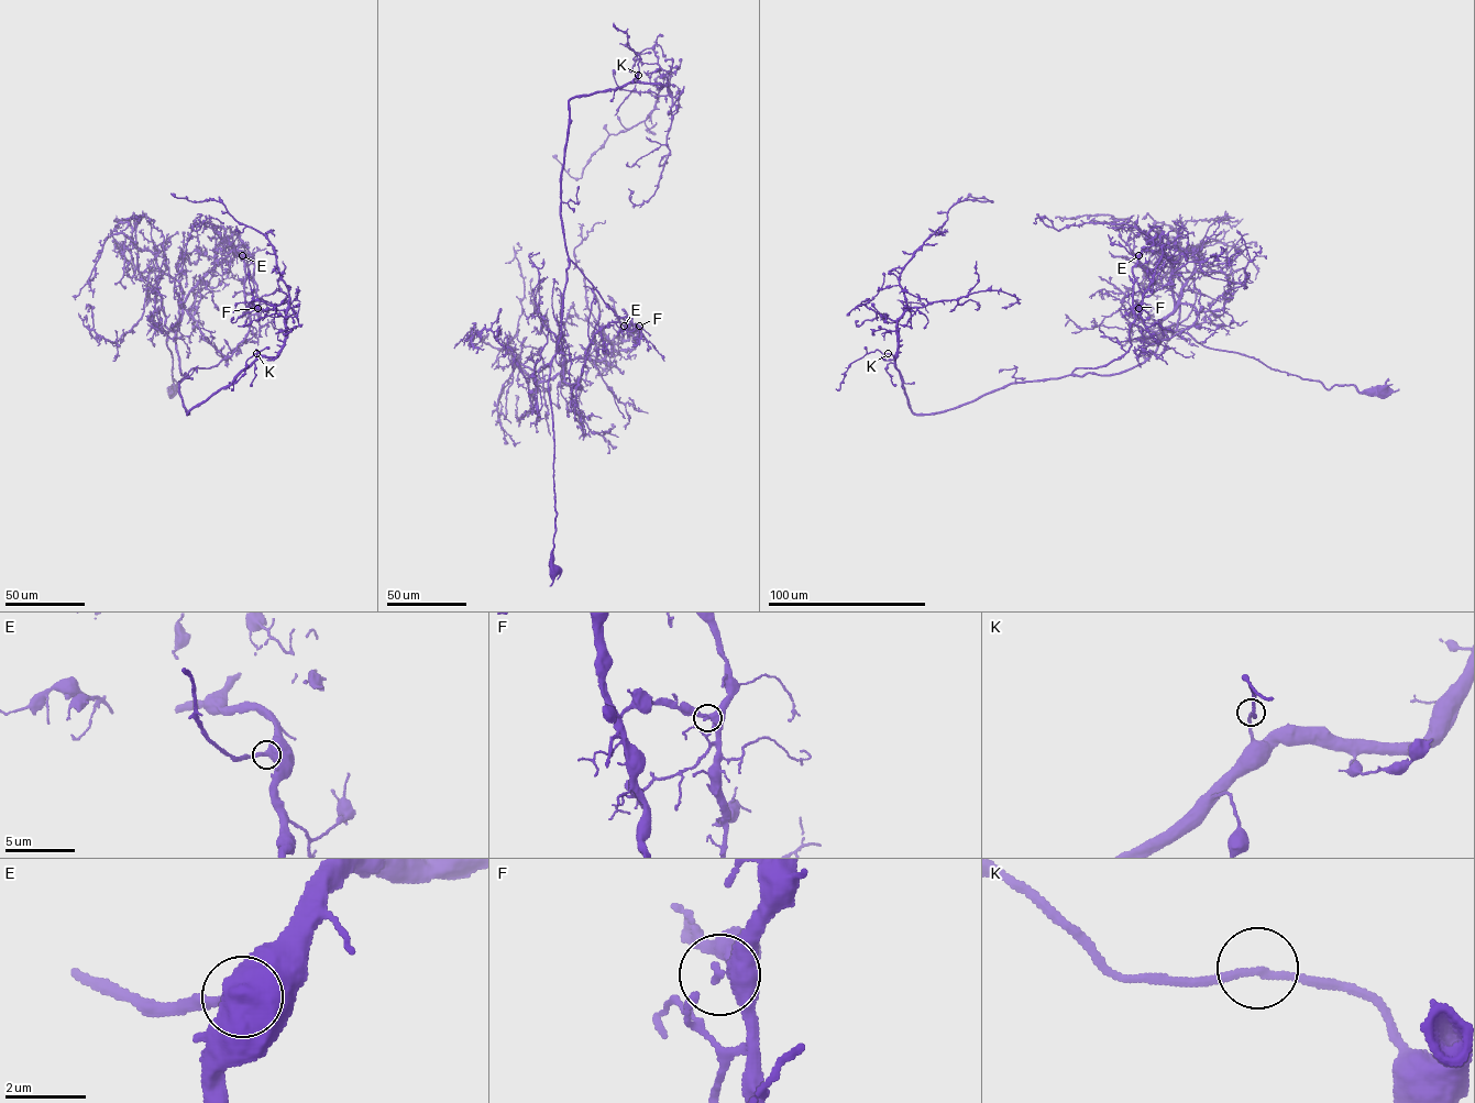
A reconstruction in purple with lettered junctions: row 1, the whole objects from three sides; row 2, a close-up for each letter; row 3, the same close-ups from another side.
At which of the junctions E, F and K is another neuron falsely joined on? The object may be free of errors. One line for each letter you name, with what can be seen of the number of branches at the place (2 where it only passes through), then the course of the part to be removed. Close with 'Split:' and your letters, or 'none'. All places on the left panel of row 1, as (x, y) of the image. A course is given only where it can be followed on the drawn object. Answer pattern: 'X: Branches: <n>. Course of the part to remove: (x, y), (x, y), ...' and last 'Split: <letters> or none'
Split: none

